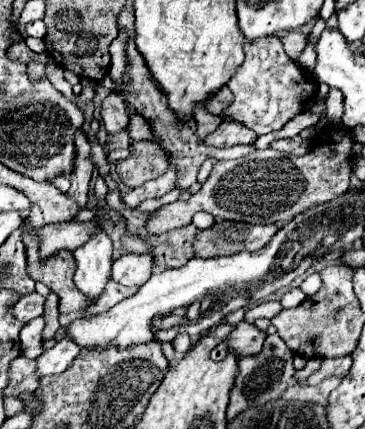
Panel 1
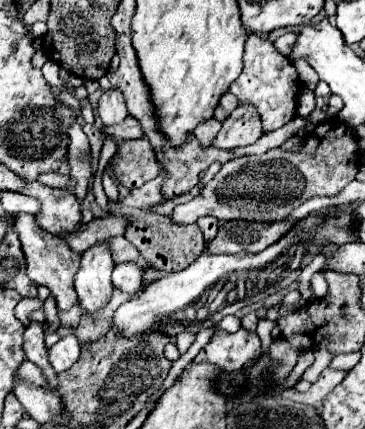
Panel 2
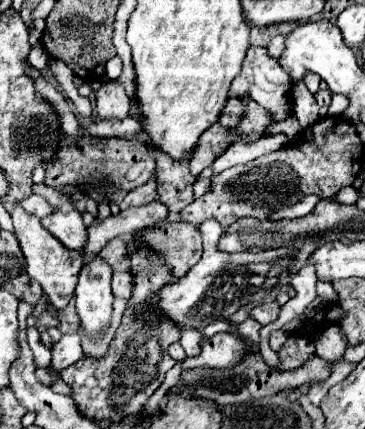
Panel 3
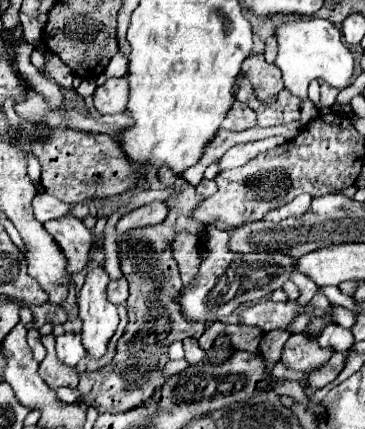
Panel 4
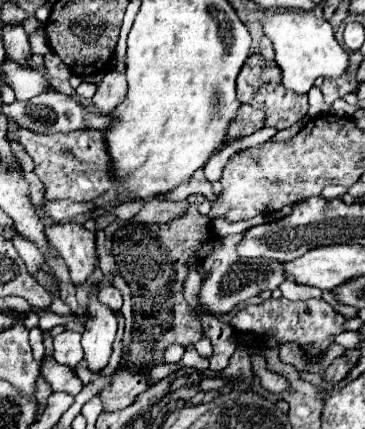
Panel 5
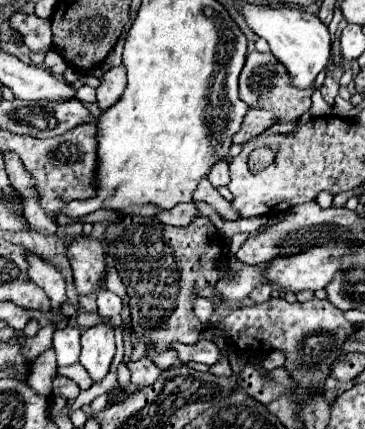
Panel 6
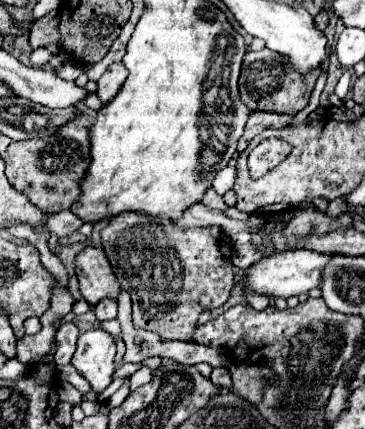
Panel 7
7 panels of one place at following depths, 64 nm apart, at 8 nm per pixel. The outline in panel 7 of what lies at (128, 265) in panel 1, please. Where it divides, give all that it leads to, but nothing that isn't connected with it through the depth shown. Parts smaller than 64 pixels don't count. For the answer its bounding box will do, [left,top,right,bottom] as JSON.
[96,300,118,322]

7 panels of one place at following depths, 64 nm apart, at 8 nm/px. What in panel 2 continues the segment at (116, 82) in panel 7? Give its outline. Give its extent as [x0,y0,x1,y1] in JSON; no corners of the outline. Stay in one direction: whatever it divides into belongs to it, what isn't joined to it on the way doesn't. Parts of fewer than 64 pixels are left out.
[98,90,128,128]

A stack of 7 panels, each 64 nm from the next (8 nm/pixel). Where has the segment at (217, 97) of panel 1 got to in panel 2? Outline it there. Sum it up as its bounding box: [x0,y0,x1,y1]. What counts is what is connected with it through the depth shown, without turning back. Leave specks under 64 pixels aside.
[214,92,238,122]

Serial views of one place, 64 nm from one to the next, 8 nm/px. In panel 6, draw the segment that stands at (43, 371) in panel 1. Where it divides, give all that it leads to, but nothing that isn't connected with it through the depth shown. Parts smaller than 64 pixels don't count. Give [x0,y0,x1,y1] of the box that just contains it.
[54,324,80,366]

